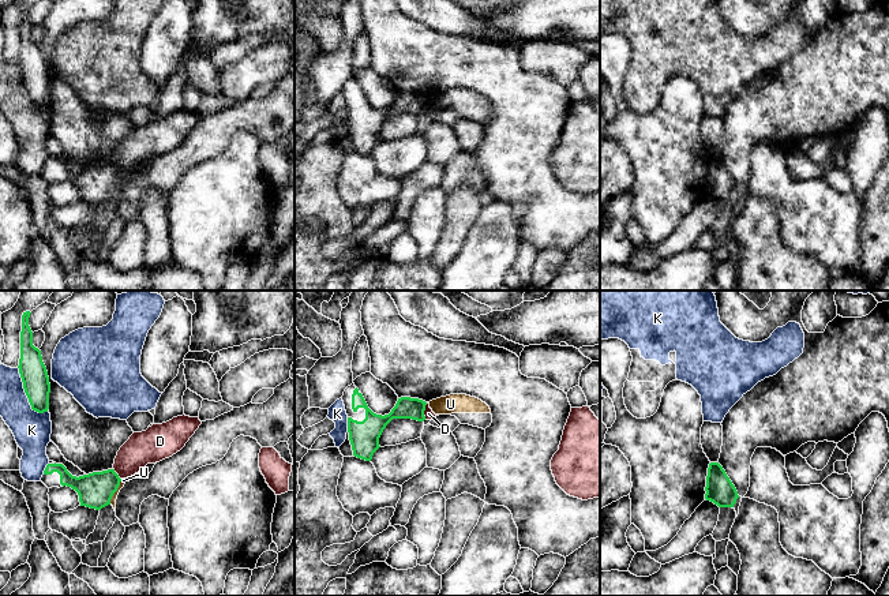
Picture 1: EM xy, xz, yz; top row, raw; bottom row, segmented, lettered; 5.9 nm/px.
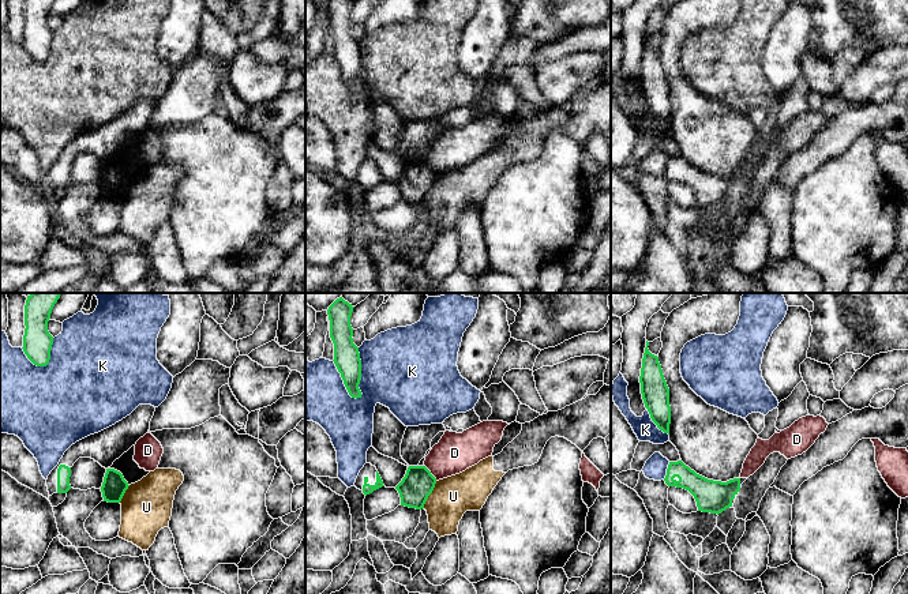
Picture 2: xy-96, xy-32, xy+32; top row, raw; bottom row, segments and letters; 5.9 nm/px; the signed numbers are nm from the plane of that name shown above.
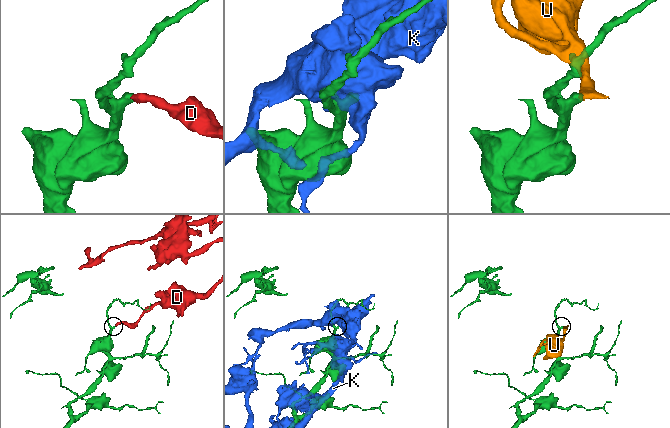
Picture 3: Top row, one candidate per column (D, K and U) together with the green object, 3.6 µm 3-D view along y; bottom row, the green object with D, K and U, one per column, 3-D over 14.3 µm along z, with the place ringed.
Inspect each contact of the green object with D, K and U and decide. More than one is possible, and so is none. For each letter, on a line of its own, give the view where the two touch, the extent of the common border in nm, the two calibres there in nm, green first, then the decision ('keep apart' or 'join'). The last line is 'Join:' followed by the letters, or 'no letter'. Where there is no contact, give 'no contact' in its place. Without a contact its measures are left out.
D: xz | 110 nm | 130/60 nm | keep apart
K: xy | 320 nm | 160/220 nm | keep apart
U: xy | 170 nm | 200/30 nm | keep apart
Join: no letter

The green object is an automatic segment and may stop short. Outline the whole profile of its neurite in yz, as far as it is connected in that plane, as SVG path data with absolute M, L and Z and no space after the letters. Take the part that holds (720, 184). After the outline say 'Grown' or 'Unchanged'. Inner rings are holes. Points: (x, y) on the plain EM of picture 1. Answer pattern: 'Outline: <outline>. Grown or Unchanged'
Outline: M710 157L706 170L705 194L719 202L734 202L738 185L719 157Z. Unchanged

